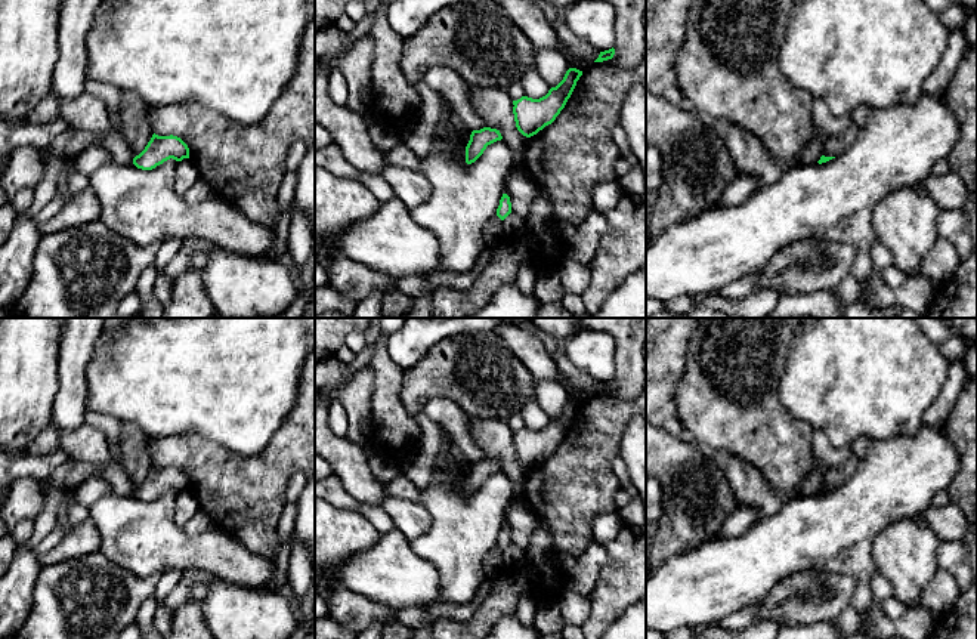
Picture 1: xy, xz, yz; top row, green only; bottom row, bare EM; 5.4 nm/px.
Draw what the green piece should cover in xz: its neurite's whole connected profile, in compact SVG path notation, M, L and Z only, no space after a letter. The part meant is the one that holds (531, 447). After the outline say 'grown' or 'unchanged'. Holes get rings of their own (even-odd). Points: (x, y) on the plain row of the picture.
M569 399L563 411L556 419L551 419L545 427L539 430L522 427L513 432L517 462L523 467L531 469L551 456L565 439L581 407L582 402Z; unchanged

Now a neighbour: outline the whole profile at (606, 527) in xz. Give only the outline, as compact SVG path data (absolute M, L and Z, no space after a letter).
M618 510L600 513L593 521L594 540L600 544L606 544L619 534L622 527L624 522Z

